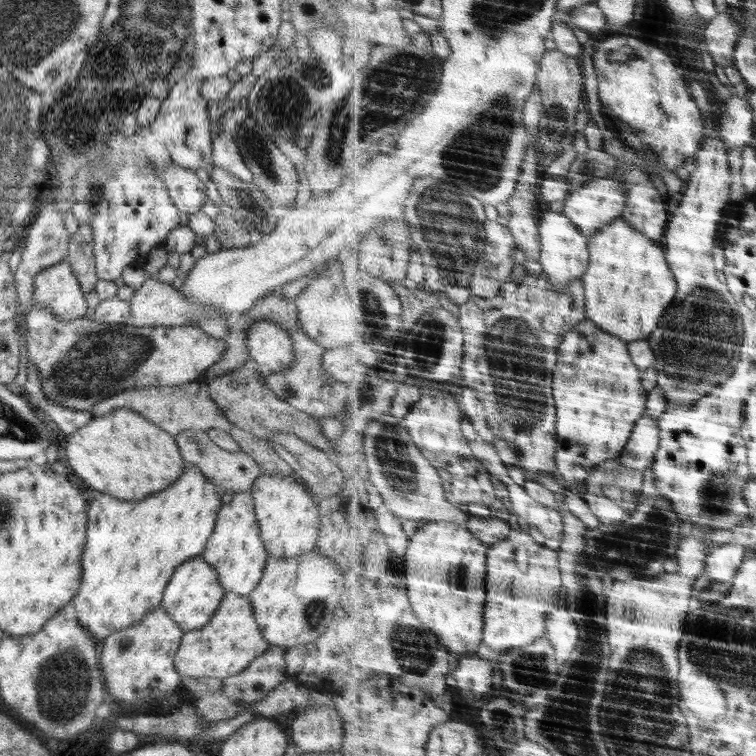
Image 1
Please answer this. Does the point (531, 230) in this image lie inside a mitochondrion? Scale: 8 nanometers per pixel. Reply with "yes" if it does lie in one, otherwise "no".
no

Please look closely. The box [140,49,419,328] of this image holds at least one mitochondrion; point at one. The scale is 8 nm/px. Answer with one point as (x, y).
(300, 86)

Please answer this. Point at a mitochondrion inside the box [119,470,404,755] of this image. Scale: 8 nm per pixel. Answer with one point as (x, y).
(316, 613)

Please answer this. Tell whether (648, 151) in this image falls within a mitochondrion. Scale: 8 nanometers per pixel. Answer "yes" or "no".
no

